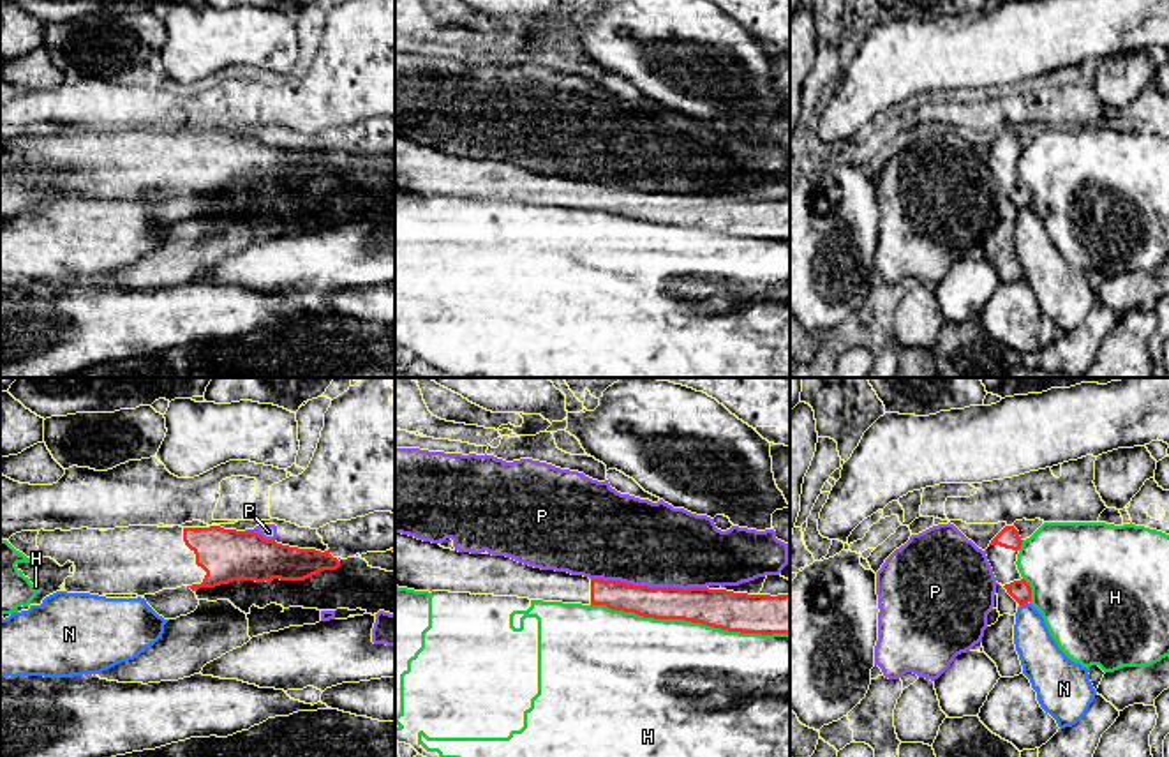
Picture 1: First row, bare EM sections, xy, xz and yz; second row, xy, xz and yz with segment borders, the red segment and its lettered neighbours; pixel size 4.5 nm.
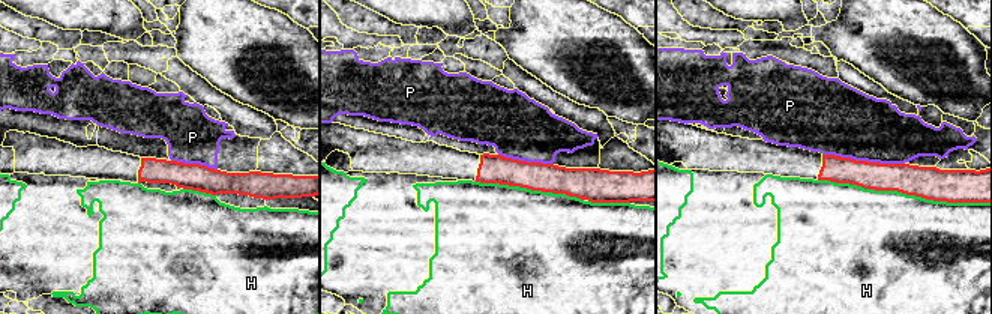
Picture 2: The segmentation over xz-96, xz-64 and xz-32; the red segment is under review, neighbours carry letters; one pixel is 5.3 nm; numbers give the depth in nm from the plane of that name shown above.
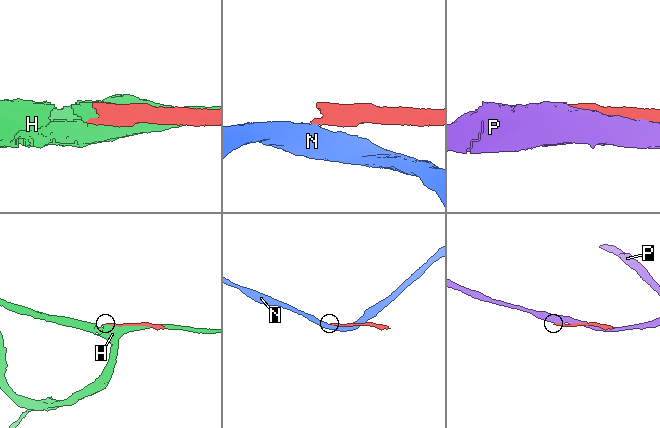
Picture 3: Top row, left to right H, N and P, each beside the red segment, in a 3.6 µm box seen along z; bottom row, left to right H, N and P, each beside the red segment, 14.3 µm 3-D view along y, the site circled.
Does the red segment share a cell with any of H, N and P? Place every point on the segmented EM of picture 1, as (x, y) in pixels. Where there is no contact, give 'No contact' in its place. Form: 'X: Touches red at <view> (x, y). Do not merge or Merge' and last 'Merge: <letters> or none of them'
H: Touches red at xz (690, 620). Do not merge
N: Touches red at yz (1023, 604). Do not merge
P: Touches red at xz (647, 586). Do not merge
Merge: none of them

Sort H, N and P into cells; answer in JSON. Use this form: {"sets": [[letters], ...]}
{"sets": [["H"], ["N"], ["P"]]}

